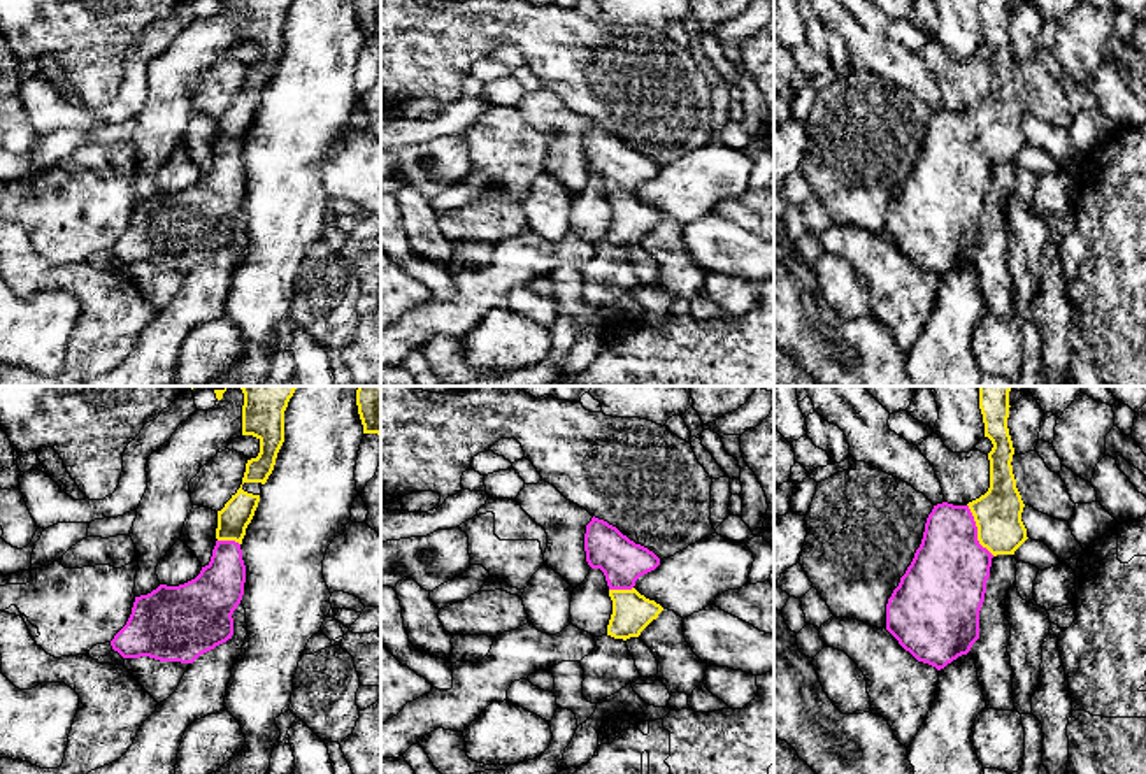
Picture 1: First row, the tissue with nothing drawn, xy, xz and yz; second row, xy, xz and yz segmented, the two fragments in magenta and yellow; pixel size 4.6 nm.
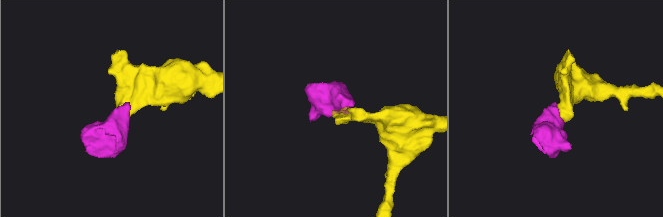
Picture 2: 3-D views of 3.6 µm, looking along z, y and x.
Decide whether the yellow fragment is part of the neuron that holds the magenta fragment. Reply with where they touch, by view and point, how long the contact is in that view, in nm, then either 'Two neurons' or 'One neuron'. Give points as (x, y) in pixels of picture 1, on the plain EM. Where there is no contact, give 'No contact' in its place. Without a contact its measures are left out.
Touches magenta at yz (976, 137). Shared border 260 nm. One neuron

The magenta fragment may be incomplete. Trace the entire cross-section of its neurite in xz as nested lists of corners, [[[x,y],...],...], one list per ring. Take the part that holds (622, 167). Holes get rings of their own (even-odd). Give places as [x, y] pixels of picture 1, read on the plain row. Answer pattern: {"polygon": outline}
{"polygon": [[[595,123],[586,132],[584,158],[588,172],[600,176],[609,193],[612,221],[607,242],[623,247],[639,244],[663,214],[641,202],[634,193],[641,183],[660,172],[660,165]]]}

